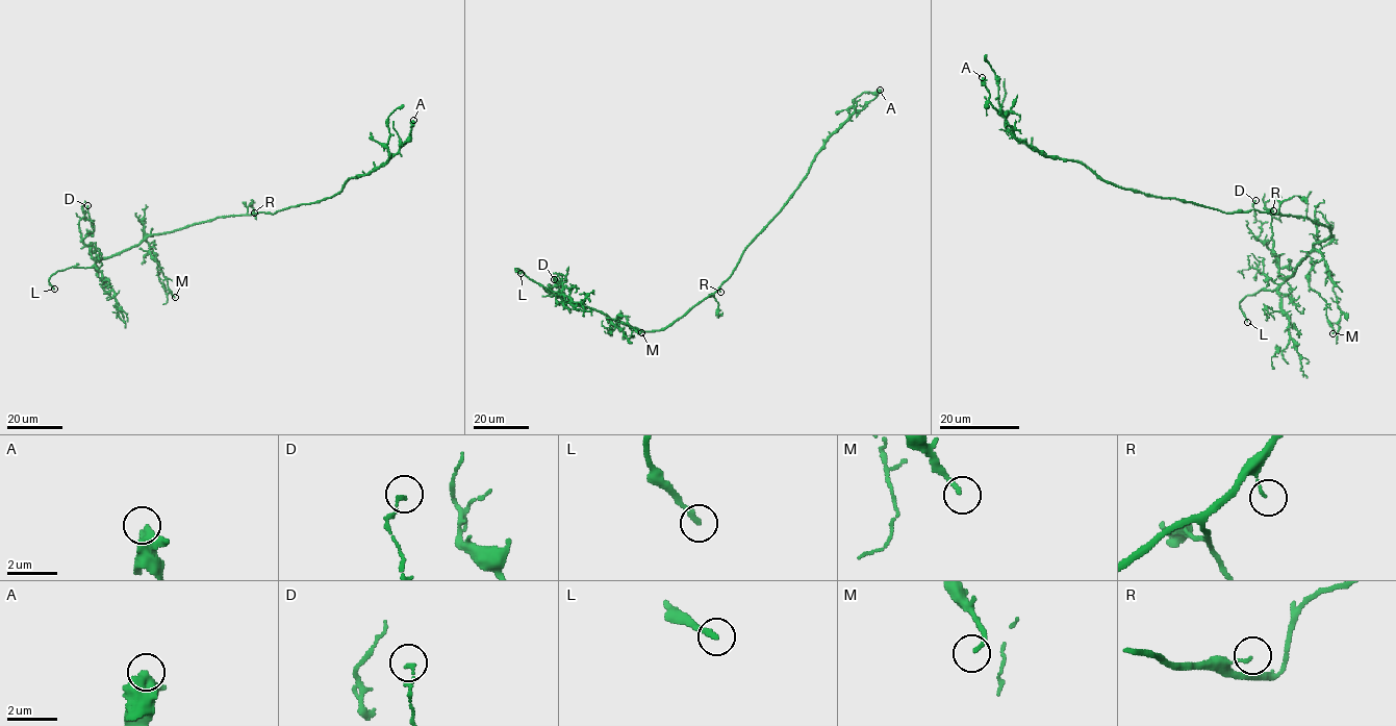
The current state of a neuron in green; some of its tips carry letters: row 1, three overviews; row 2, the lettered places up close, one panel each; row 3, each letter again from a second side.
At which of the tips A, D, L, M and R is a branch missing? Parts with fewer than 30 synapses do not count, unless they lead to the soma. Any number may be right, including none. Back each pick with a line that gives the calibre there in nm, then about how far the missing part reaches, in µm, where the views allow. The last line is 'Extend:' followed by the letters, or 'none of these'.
L: Thickness 240 nm. Missing length about 50 µm
Extend: L

